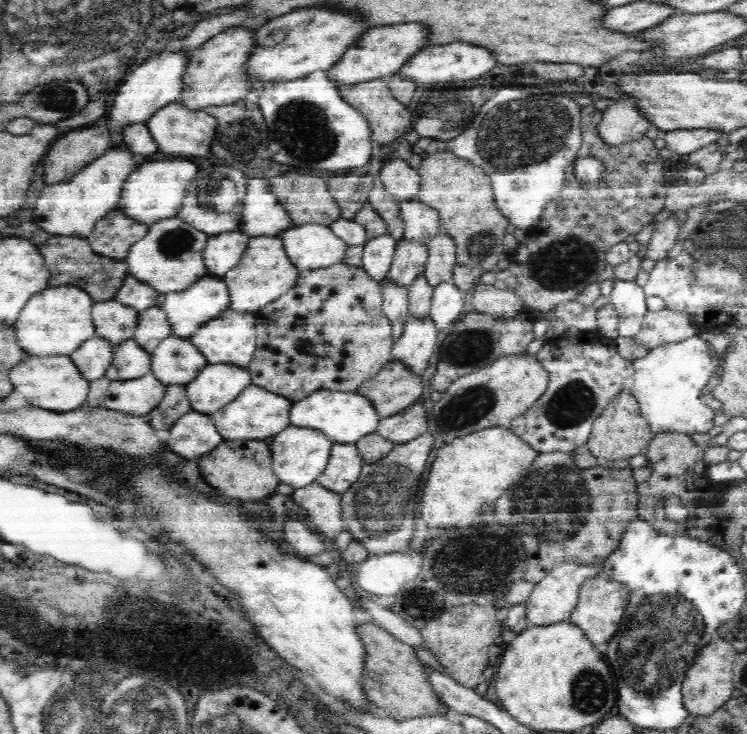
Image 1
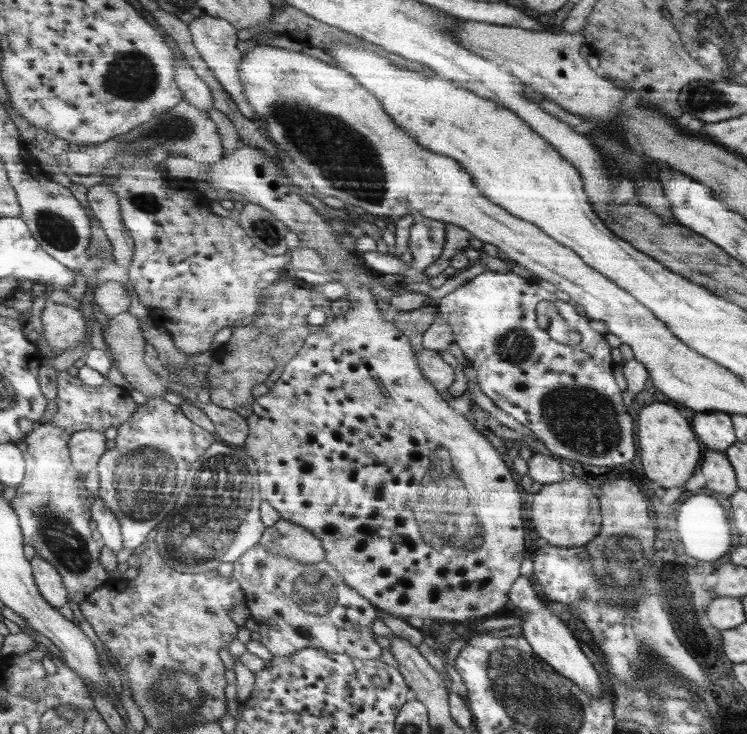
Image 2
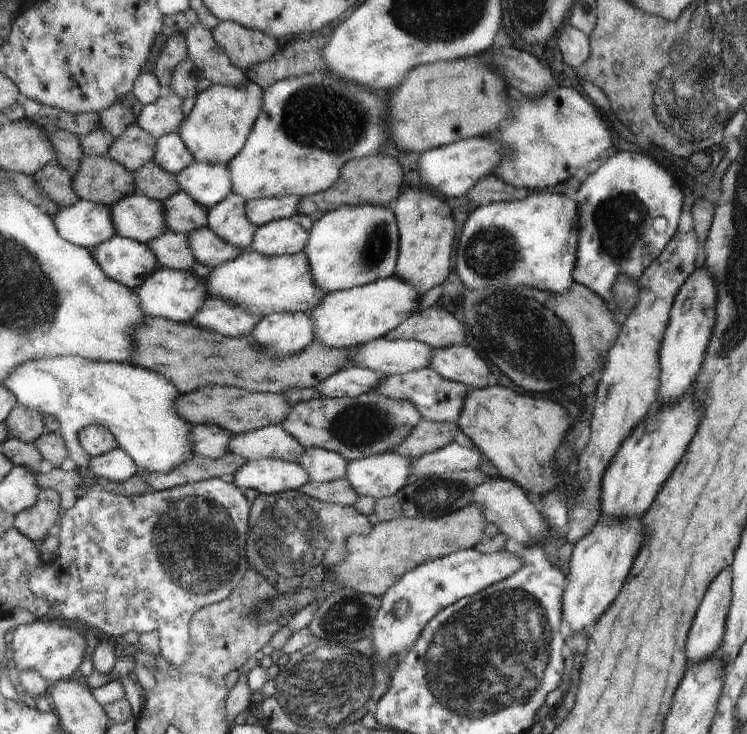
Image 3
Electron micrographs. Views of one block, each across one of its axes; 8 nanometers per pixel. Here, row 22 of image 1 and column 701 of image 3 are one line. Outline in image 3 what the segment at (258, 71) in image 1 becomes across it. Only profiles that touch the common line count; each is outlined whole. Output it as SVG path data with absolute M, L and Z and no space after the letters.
M708 267L697 268L692 271L689 278L680 288L678 298L671 308L670 323L668 323L666 335L663 338L662 347L659 350L660 368L660 400L676 400L682 392L686 392L692 386L692 380L702 368L704 354L710 342L710 334L716 322L716 281Z

